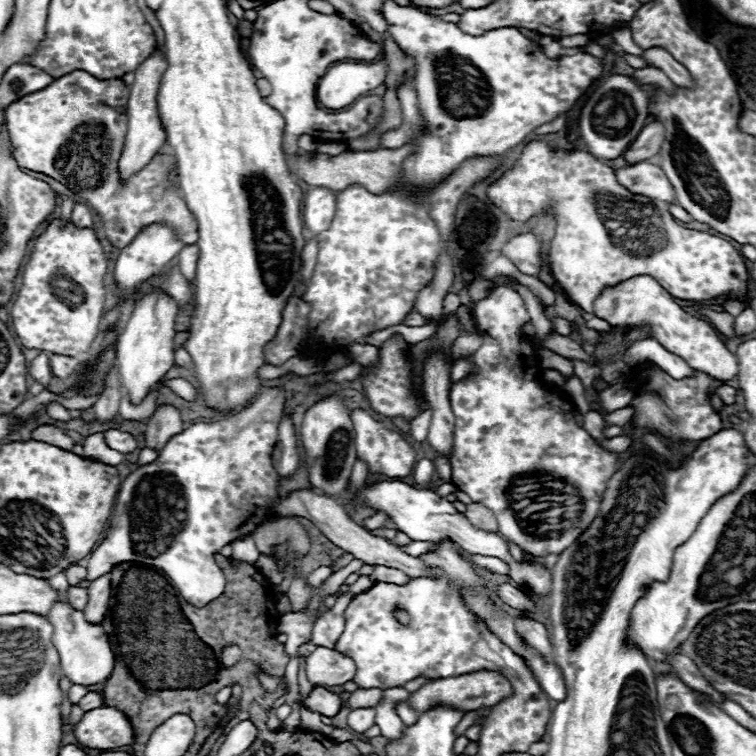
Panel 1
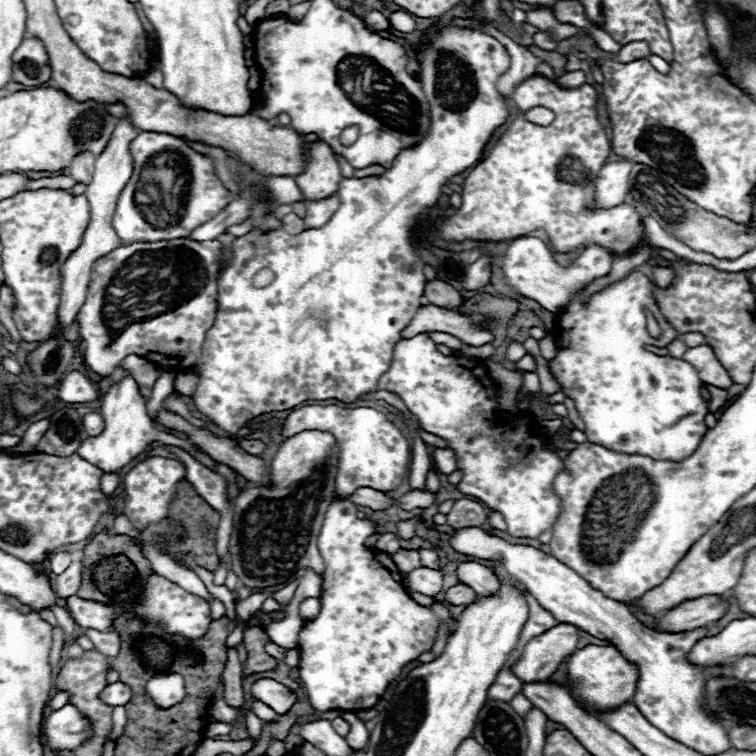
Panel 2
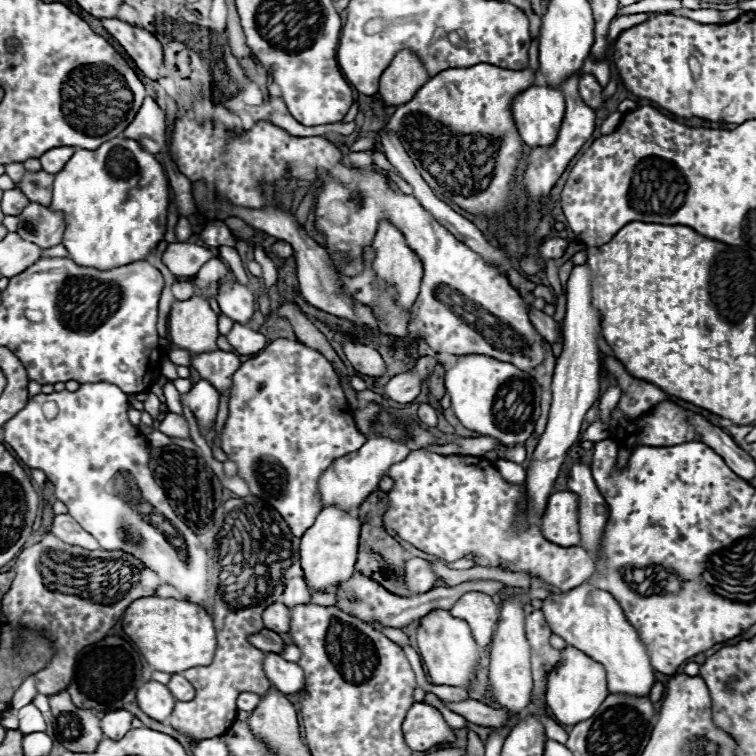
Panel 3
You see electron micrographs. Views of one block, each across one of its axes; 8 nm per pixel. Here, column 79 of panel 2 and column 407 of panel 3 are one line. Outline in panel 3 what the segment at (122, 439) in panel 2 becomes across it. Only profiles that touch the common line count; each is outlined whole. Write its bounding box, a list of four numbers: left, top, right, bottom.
[318,438,410,512]

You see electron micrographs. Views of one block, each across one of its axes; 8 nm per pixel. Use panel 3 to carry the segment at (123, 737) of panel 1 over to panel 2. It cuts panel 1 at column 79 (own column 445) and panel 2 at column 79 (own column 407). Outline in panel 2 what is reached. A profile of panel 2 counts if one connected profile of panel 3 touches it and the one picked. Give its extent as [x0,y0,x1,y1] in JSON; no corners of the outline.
[42,704,90,750]

